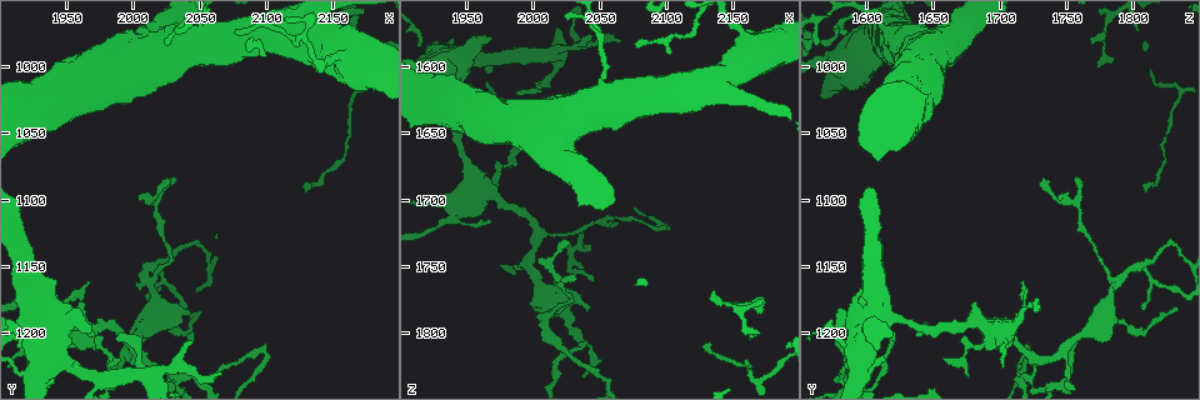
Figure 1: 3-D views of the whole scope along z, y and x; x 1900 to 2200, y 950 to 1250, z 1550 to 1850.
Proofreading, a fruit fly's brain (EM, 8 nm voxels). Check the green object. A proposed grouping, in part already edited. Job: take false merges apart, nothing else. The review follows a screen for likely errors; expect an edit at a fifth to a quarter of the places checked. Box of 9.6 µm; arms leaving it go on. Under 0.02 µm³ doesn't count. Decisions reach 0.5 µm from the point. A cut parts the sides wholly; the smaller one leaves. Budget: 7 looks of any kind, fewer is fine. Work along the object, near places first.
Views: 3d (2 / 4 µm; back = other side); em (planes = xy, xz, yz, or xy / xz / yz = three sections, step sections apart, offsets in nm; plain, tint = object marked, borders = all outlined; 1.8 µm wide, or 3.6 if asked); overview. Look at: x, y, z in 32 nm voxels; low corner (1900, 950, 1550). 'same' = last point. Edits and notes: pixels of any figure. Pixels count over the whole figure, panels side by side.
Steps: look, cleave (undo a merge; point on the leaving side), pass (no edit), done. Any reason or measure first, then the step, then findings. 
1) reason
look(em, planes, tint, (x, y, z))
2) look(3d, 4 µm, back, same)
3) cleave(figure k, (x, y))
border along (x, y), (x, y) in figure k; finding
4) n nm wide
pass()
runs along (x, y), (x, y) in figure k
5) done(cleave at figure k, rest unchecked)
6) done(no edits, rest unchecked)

four or more arms meet
look(em, xz, step 4, borders, (2034, 1234, 1724))

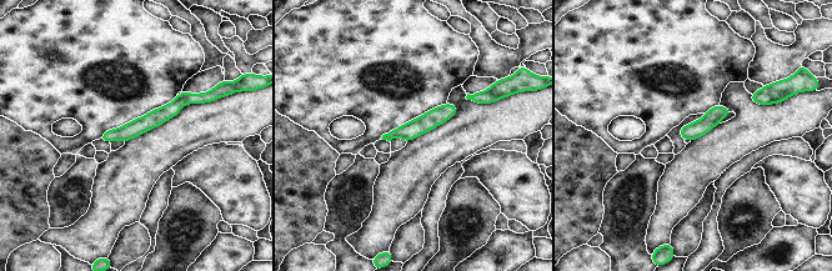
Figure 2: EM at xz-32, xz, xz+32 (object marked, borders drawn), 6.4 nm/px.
110 nm wide
pass()
runs along (199, 98), (184, 98), (104, 137) in figure 2; all the same neuron

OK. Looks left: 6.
look(3d, 4 µm, (2028, 1228, 1586))

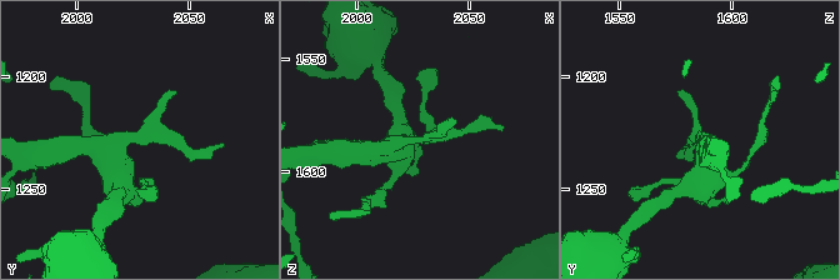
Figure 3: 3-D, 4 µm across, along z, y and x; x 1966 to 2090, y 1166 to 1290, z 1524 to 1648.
look(em, yz, step 16, tint, (2030, 1227, 1586))

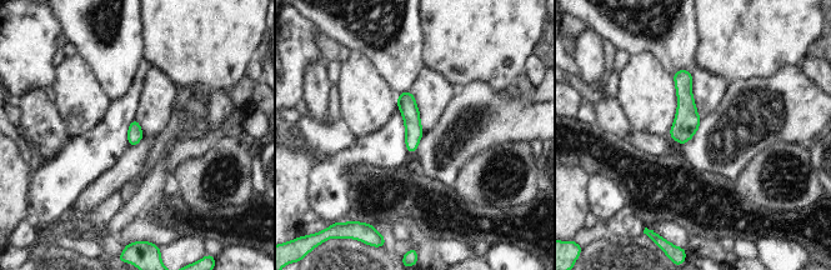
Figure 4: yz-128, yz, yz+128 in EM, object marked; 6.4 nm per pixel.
look(em, xz, step 4, tint, same)

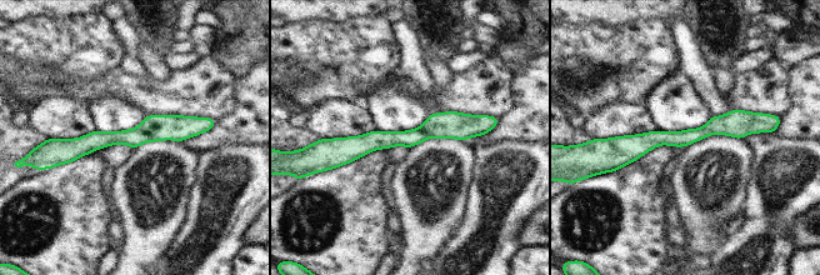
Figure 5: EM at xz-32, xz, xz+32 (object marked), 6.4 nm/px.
pass()
runs along (204, 125), (55, 145) in figure 5; continuous, no second neuron

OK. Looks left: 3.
three-way junction
look(3d, 4 µm, (2020, 1148, 1810))

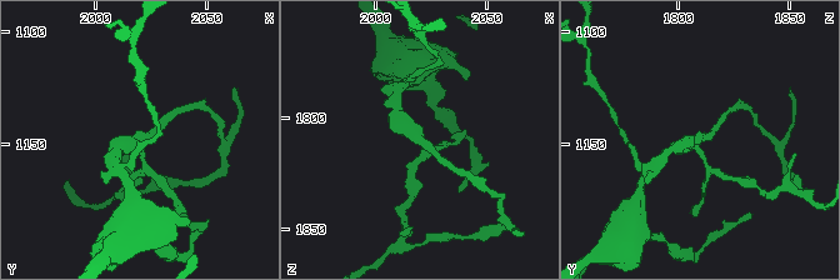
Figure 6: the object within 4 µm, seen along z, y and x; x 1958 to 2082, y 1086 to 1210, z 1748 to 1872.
need the tissue
look(em, 3.6 µm, xz, step 8, borders, (2020, 1149, 1809))

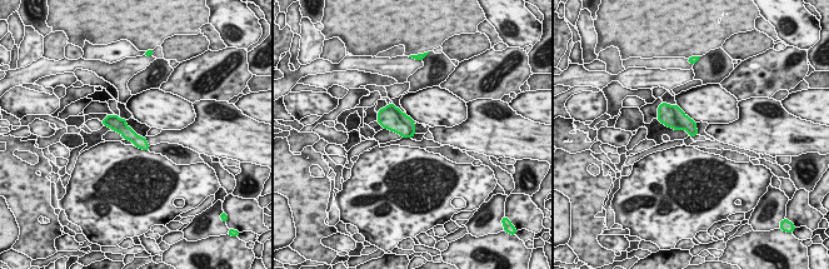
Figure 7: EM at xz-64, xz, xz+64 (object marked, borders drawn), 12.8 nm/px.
160 nm wide
pass()
runs along (106, 121), (114, 121), (145, 147) in figure 7; continuous, no second neuron

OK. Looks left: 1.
done(no edits, rest unchecked)

